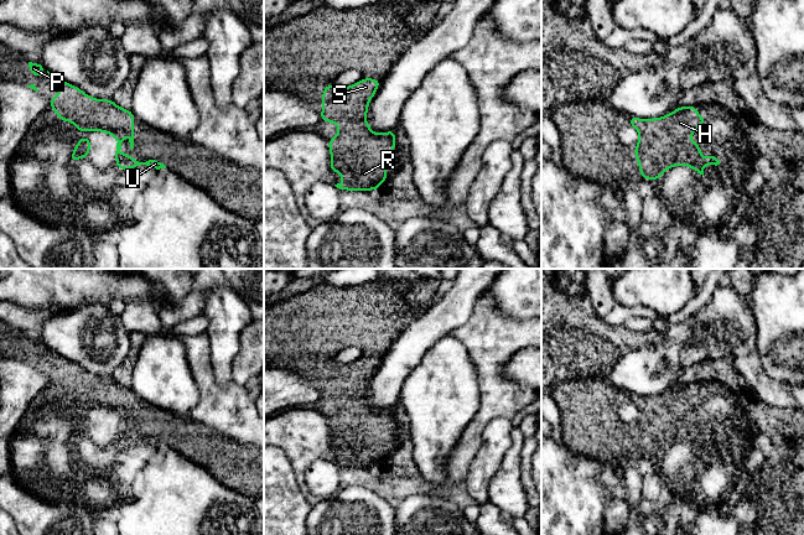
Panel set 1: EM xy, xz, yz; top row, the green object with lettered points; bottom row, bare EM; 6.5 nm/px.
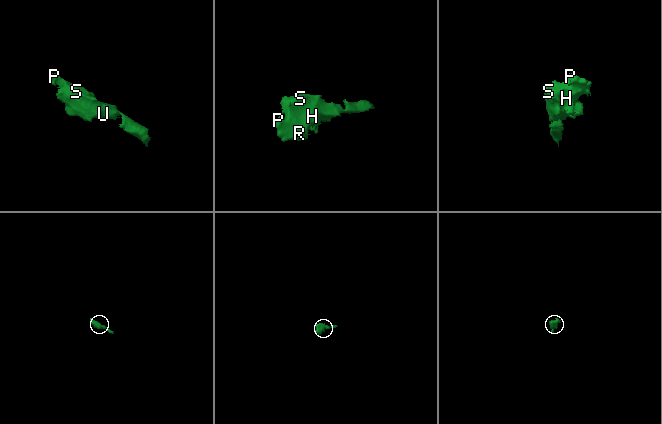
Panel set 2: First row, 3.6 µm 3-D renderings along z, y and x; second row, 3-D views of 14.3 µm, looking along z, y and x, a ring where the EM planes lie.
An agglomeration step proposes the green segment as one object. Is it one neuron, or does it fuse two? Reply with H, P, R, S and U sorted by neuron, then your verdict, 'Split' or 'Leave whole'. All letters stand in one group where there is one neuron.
Groups: H P R S U. Leave whole

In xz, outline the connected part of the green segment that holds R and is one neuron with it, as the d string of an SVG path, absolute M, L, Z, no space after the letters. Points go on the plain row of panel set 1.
M363 355L349 364L337 364L328 360L322 368L322 400L334 400L338 411L328 417L331 431L330 448L343 455L341 461L334 462L344 468L374 468L389 455L387 445L388 433L396 425L395 407L377 411L367 400L368 383L380 363L380 357Z

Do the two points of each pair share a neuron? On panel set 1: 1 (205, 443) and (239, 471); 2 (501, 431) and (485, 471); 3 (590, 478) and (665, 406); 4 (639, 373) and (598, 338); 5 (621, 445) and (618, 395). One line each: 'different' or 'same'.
1: same
2: same
3: different
4: different
5: same

